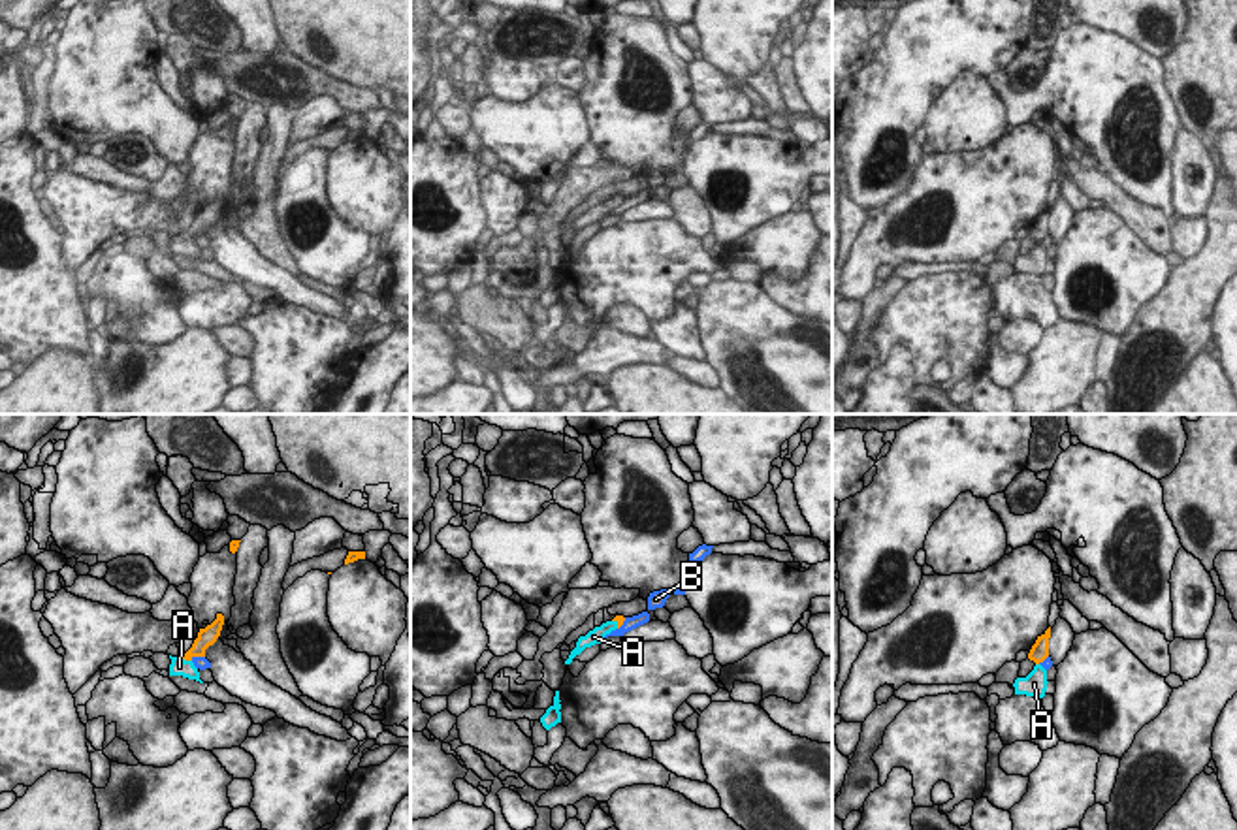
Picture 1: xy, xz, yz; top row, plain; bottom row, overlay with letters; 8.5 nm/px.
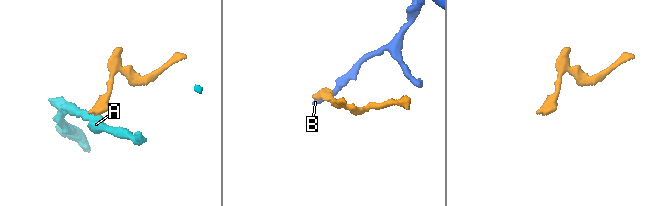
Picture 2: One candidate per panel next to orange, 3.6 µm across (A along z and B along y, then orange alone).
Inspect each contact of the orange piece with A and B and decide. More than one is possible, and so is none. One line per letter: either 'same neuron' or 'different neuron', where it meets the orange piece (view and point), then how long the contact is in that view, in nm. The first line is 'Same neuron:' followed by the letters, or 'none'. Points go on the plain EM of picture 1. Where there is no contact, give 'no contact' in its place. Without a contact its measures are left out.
Same neuron: A
A: same neuron; contact xy (187, 238); length 110 nm
B: different neuron; contact xy (196, 234); length 130 nm

